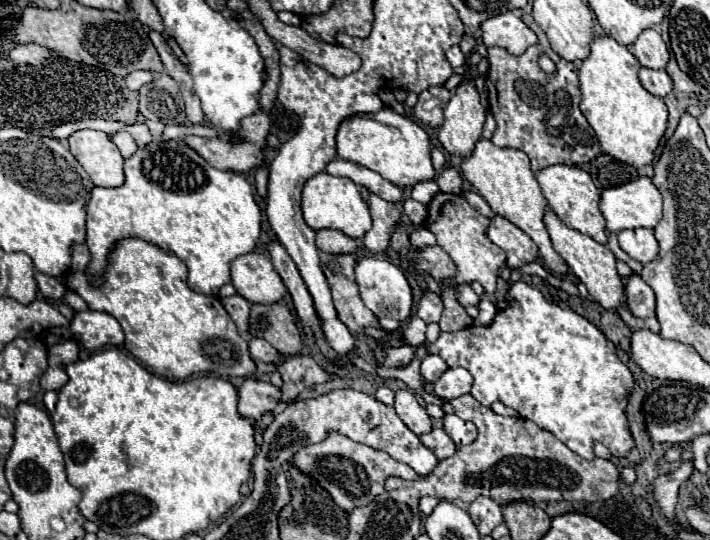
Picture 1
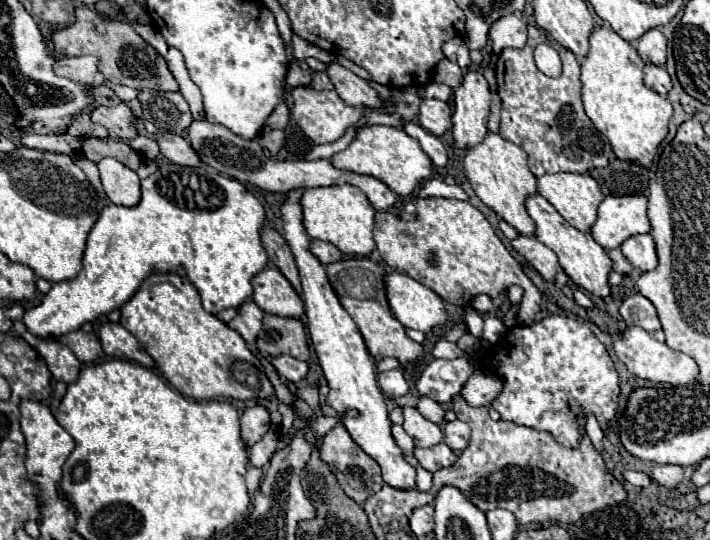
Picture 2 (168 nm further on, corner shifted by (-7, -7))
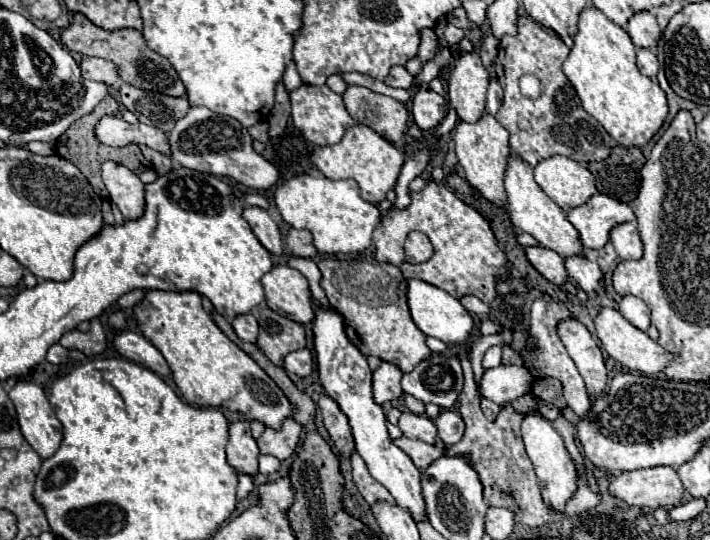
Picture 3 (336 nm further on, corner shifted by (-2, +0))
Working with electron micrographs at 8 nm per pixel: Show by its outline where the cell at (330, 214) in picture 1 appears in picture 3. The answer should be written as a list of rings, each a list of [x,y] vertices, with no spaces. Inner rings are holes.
[[[296,174],[280,184],[274,192],[276,208],[286,224],[292,228],[306,228],[312,232],[312,244],[320,254],[358,254],[372,244],[372,230],[380,222],[380,210],[360,198],[358,182],[328,180],[324,176]]]

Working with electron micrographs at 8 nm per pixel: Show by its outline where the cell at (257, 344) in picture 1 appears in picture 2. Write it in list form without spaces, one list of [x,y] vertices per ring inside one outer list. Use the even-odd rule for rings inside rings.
[[[291,355],[271,357],[271,363],[273,363],[273,367],[277,369],[277,373],[279,373],[283,379],[291,381],[291,383],[301,381],[301,379],[305,377],[305,373],[307,373],[307,363],[295,359],[295,357],[291,357]]]

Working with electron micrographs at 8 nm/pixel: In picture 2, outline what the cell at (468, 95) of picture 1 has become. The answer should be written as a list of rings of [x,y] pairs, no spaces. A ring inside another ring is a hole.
[[[467,71],[463,83],[453,93],[453,145],[469,149],[487,135],[489,83],[479,71]]]

